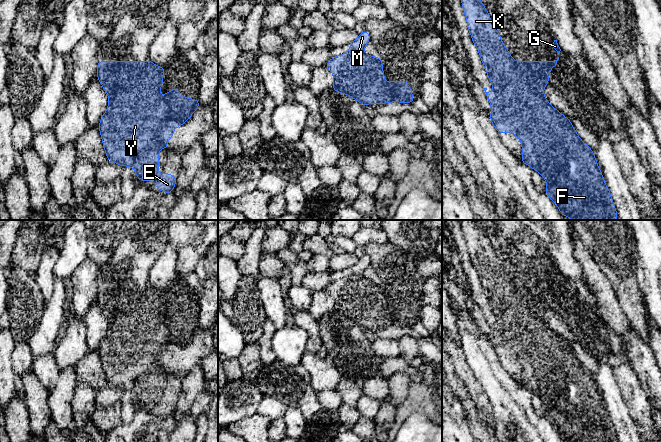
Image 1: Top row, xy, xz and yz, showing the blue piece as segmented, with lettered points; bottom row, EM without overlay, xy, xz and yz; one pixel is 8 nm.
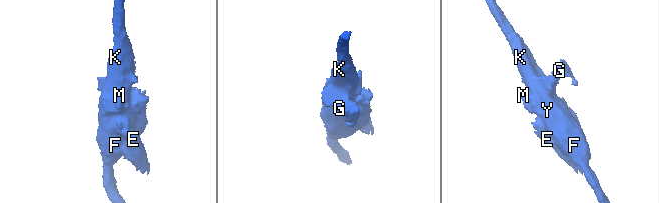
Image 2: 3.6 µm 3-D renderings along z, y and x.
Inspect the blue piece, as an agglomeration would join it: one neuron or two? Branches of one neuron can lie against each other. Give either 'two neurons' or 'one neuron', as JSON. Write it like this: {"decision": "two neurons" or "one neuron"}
{"decision": "one neuron"}

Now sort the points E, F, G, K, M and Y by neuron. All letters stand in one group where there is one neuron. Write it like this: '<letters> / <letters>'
E F G K M Y

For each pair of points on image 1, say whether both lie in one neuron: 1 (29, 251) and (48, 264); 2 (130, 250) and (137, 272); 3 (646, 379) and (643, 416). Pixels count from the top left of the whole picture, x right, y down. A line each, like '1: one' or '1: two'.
1: two
2: one
3: two

